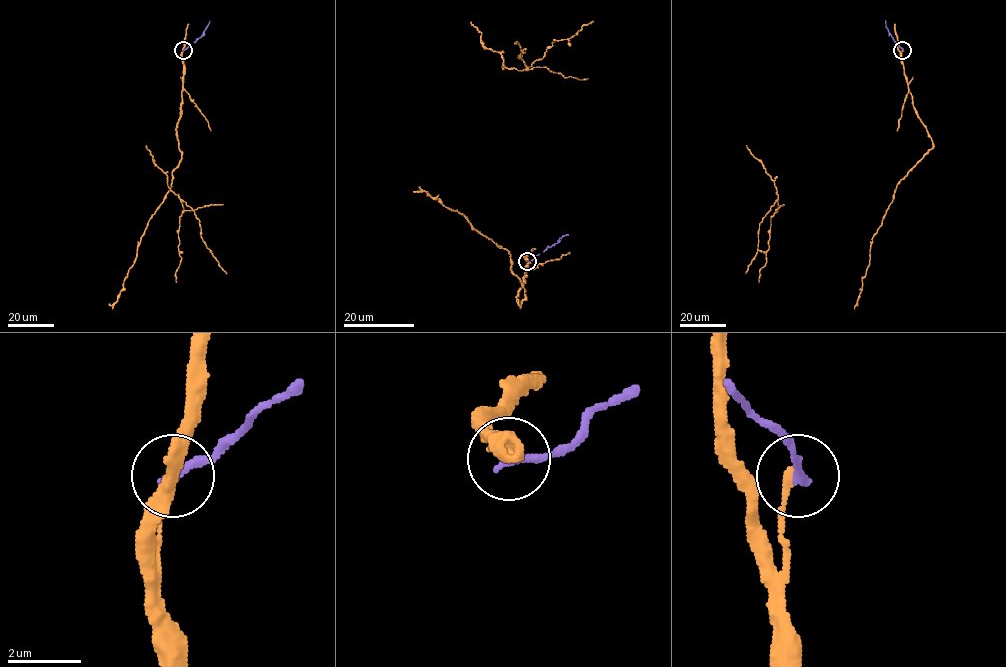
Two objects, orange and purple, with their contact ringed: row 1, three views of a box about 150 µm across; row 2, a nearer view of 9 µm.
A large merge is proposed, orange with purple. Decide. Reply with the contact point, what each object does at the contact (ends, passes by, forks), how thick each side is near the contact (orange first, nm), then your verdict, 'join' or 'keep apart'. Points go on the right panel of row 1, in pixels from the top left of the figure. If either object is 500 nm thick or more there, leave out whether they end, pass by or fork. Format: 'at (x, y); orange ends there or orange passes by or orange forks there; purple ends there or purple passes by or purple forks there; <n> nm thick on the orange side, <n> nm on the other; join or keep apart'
at (902, 50); orange ends there; purple ends there; 170 nm thick on the orange side, 280 nm on the other; keep apart

